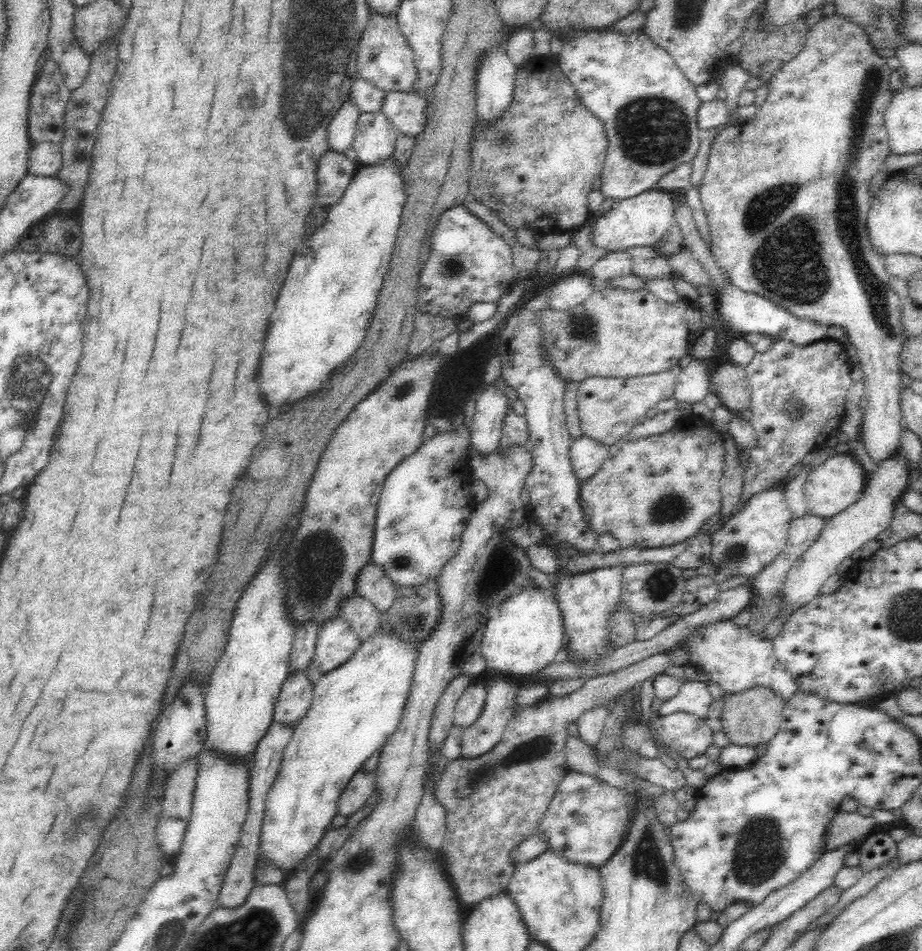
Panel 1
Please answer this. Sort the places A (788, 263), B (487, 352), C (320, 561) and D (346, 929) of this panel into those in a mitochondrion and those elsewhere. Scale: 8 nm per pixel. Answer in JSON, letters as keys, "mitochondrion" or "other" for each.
{"A":"mitochondrion","B":"other","C":"mitochondrion","D":"other"}

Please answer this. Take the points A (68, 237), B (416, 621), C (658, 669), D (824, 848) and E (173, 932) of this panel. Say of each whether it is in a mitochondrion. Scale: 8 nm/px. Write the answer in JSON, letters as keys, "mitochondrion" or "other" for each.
{"A":"mitochondrion","B":"mitochondrion","C":"other","D":"other","E":"mitochondrion"}

